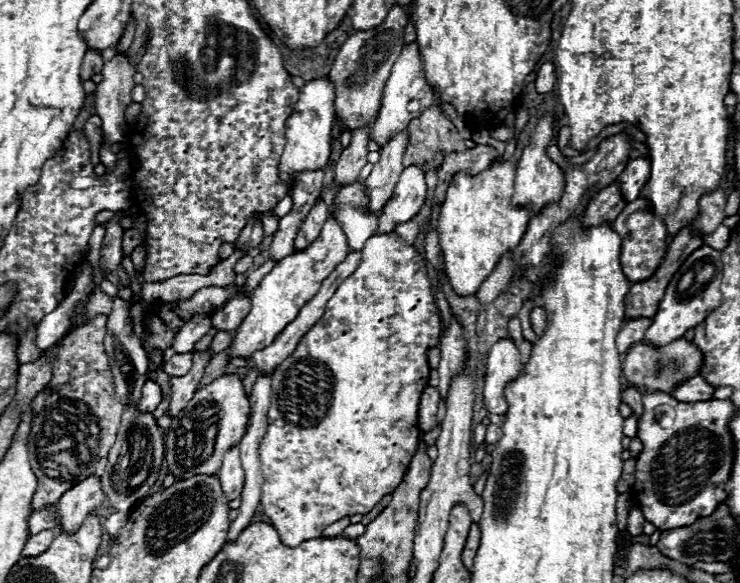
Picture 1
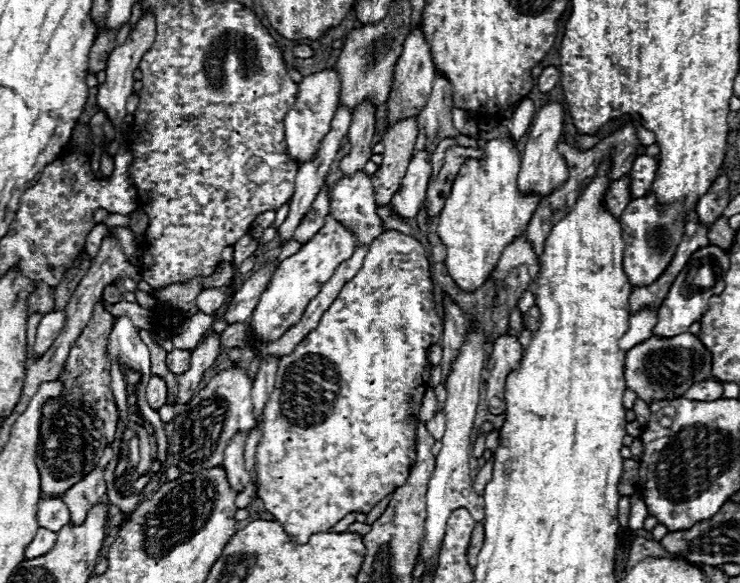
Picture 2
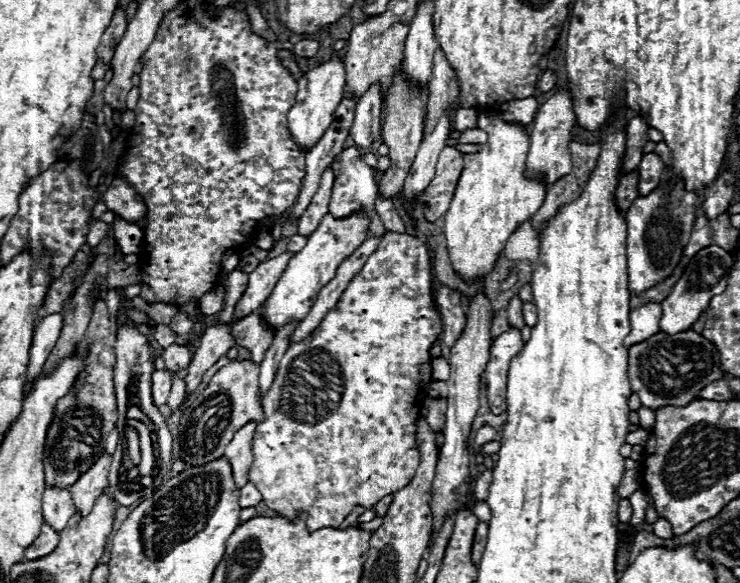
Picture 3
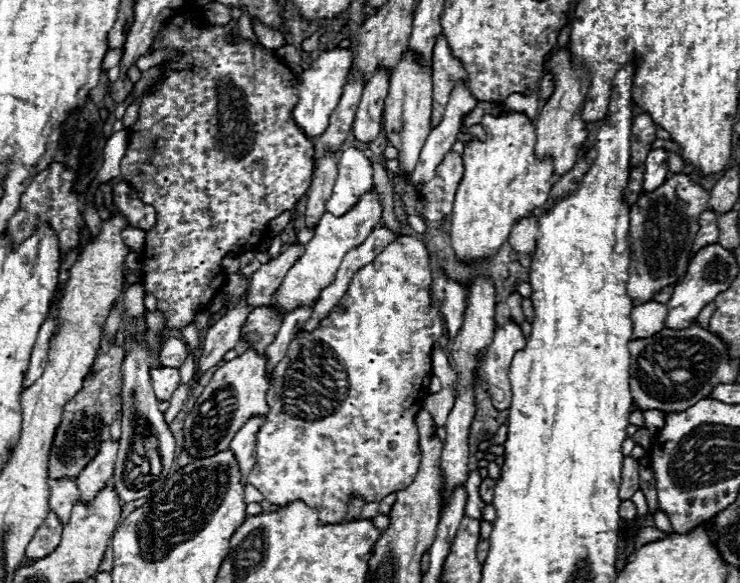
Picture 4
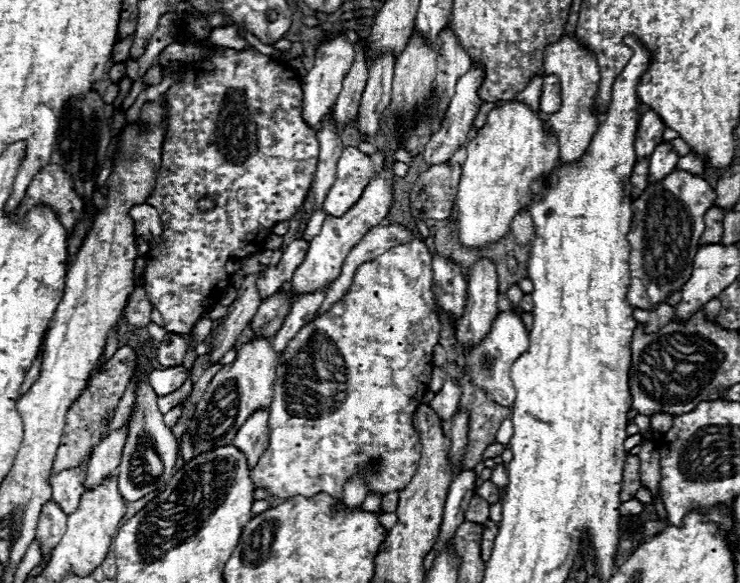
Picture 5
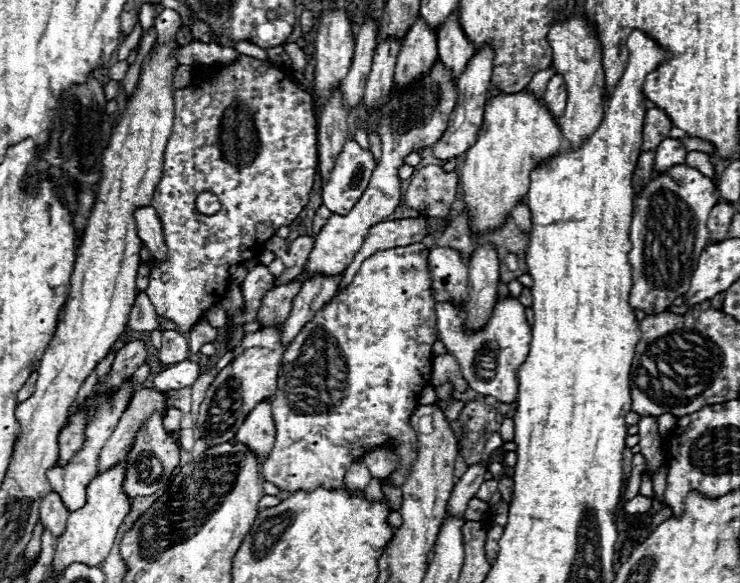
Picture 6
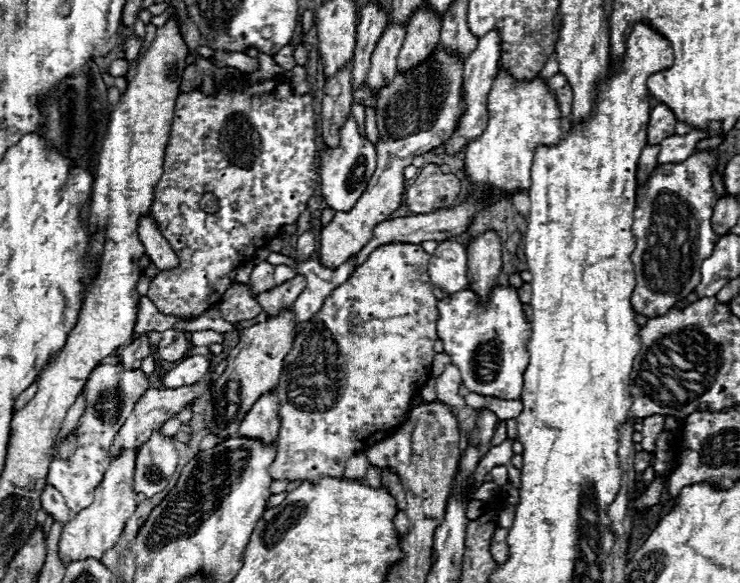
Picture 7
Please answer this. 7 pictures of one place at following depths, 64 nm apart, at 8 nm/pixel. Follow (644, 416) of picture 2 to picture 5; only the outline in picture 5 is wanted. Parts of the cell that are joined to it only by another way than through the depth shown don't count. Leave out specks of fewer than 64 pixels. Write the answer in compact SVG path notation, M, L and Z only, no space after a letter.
M654 412L650 416L650 428L658 434L664 434L670 430L670 424L672 424L672 416L666 414L666 412Z

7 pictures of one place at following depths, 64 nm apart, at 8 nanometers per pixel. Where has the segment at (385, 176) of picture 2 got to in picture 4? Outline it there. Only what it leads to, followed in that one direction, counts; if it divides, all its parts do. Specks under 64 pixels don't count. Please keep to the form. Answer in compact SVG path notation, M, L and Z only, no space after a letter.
M408 50L390 76L390 88L384 106L384 132L388 142L398 150L400 170L396 176L410 174L414 170L414 164L418 164L420 150L426 142L426 136L432 130L430 114L432 114L432 66L422 70L416 64L414 52Z

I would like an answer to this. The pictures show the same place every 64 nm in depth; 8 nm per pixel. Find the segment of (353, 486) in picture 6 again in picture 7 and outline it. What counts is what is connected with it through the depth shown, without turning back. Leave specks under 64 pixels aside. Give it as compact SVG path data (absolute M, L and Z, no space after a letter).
M360 452L348 460L344 478L346 480L366 480L366 472L368 472L368 460L366 460L366 454Z

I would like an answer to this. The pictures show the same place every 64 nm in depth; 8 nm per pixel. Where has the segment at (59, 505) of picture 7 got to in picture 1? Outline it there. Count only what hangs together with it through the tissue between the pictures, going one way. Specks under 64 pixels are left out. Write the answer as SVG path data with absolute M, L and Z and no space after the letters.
M46 530L46 532L40 532L36 536L30 536L28 542L24 544L24 550L22 550L22 556L38 556L42 552L46 552L46 548L52 544L56 532L54 530Z

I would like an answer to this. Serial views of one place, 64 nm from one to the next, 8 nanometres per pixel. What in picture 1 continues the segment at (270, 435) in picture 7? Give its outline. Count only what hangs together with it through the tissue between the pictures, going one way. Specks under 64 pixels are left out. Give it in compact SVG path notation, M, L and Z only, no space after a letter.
M238 446L232 448L230 452L226 452L224 462L220 466L220 472L218 472L218 478L220 478L220 486L222 486L222 492L228 502L232 502L234 498L240 496L242 484L244 484L244 470L240 464Z

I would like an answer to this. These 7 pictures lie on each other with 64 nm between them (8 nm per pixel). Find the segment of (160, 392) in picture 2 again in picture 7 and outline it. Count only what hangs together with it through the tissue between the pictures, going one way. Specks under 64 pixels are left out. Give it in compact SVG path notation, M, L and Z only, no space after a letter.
M190 356L182 362L178 362L174 368L170 368L162 376L162 388L180 388L180 386L192 386L200 382L210 368L210 360L206 356Z

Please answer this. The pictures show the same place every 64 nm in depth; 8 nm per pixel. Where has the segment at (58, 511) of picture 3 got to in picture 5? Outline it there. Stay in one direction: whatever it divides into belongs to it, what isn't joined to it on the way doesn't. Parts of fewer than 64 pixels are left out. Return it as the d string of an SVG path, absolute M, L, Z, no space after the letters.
M90 458L84 462L82 468L64 470L56 476L50 476L52 500L62 508L62 512L66 516L70 516L78 508L78 502L84 494L84 476L86 476L88 462L90 462Z

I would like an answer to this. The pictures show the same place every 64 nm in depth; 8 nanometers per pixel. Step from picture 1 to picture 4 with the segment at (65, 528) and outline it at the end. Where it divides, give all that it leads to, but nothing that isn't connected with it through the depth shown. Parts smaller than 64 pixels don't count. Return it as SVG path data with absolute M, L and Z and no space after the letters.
M112 440L104 442L98 450L98 456L80 472L80 476L76 478L76 486L80 490L80 502L90 504L94 496L112 482L116 452L118 452L118 442Z

